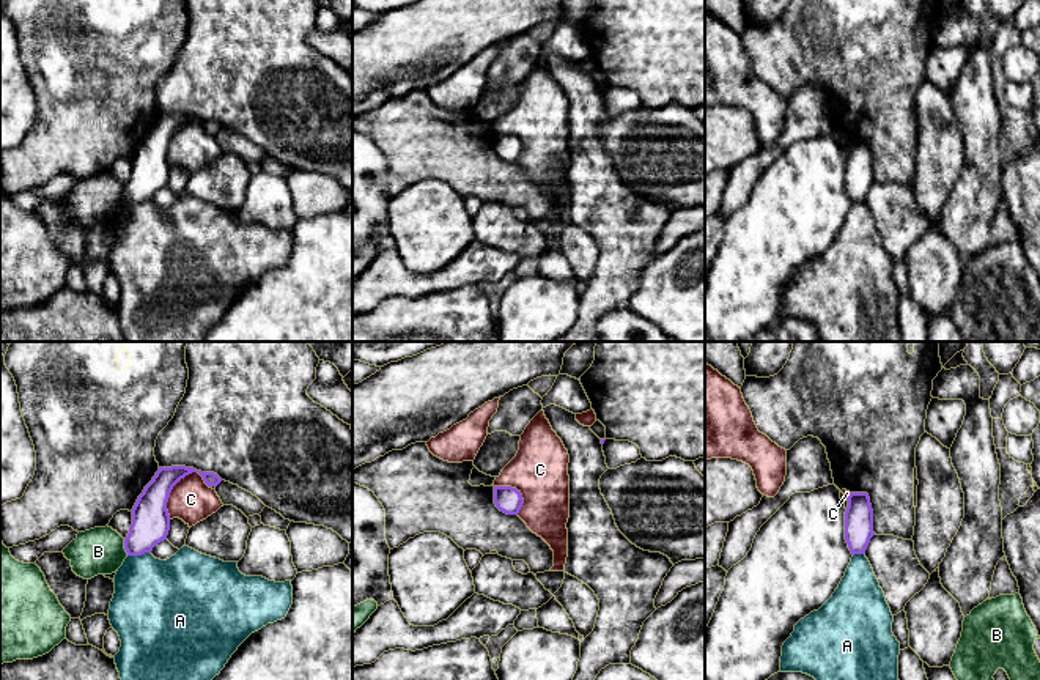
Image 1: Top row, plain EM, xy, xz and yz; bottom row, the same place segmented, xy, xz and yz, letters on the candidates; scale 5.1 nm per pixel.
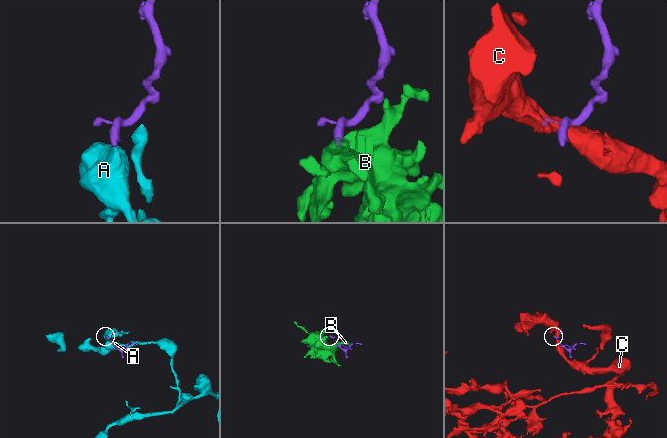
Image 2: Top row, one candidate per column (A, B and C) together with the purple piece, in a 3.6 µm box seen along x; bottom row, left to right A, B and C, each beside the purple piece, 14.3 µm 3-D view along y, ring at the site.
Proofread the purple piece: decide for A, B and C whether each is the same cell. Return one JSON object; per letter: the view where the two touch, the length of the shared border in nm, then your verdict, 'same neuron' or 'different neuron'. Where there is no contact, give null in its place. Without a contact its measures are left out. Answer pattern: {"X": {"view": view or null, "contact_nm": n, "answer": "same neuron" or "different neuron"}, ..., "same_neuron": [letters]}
{"A": {"view": "xy", "contact_nm": 120, "answer": "different neuron"}, "B": {"view": "xy", "contact_nm": 90, "answer": "different neuron"}, "C": {"view": "xy", "contact_nm": 280, "answer": "different neuron"}, "same_neuron": []}

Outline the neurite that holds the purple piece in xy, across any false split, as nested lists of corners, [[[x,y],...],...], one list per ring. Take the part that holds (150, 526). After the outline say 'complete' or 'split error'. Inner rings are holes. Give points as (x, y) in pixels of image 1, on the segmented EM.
[[[159,468],[153,480],[145,486],[132,508],[132,524],[124,538],[127,556],[142,556],[167,540],[170,515],[167,502],[173,486],[186,475],[198,472],[208,486],[217,486],[222,479],[214,472],[201,472],[194,468]]]; complete

